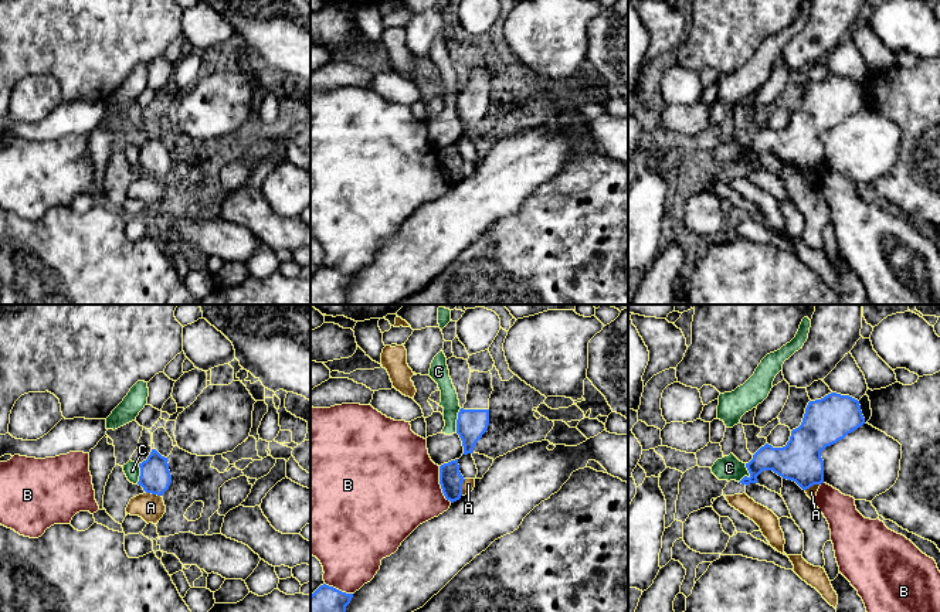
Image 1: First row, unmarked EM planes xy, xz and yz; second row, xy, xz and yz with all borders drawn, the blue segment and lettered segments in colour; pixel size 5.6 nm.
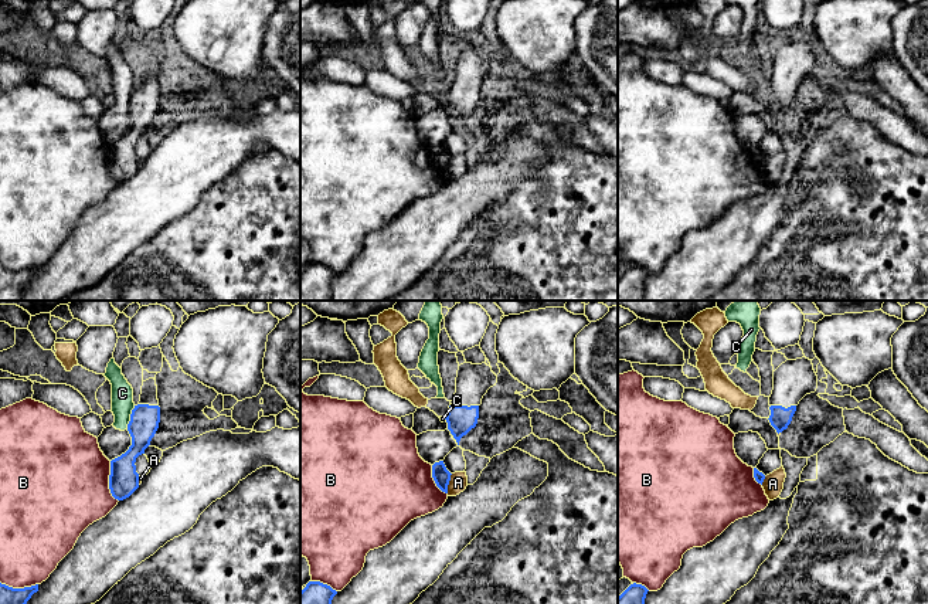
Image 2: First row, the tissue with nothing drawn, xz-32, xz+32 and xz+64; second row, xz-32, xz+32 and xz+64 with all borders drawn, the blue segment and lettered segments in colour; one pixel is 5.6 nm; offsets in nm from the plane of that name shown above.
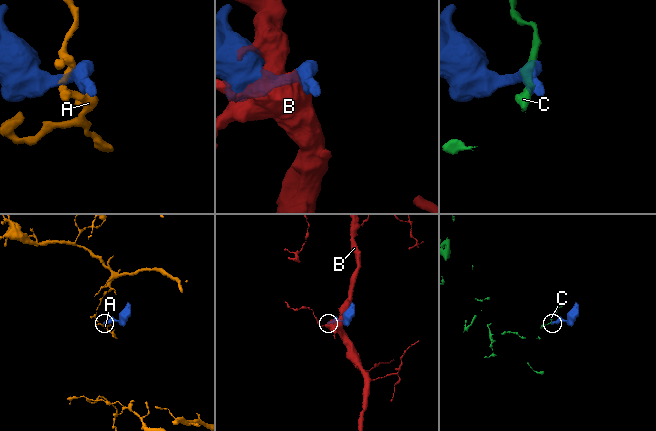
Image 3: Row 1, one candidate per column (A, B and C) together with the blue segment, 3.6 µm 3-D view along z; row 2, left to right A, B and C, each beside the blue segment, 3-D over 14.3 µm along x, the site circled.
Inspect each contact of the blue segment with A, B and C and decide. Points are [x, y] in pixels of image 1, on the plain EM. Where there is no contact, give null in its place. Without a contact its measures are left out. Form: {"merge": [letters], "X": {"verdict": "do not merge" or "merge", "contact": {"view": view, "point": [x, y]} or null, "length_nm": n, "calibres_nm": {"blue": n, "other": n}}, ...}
{"merge": [], "A": {"verdict": "do not merge", "contact": {"view": "xz", "point": [461, 170]}, "length_nm": 100, "calibres_nm": {"blue": 130, "other": 70}}, "B": {"verdict": "do not merge", "contact": {"view": "xz", "point": [440, 166]}, "length_nm": 220, "calibres_nm": {"blue": 130, "other": 500}}, "C": {"verdict": "do not merge", "contact": {"view": "yz", "point": [750, 157]}, "length_nm": 120, "calibres_nm": {"blue": 200, "other": 140}}}

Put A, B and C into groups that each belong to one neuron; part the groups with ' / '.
A / B / C

